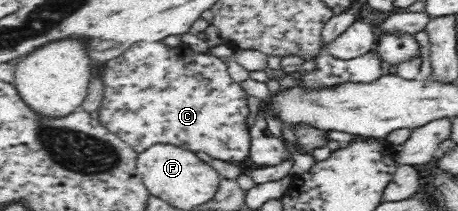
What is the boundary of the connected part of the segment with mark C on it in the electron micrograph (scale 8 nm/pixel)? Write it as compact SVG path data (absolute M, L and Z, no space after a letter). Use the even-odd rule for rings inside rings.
M161 41L134 44L134 48L128 48L118 58L104 63L100 77L104 94L97 120L137 153L153 144L173 144L193 153L206 152L212 158L226 162L240 162L249 156L251 147L250 128L246 123L250 114L248 95L226 69L221 58L197 54L183 43L177 48L168 47Z

